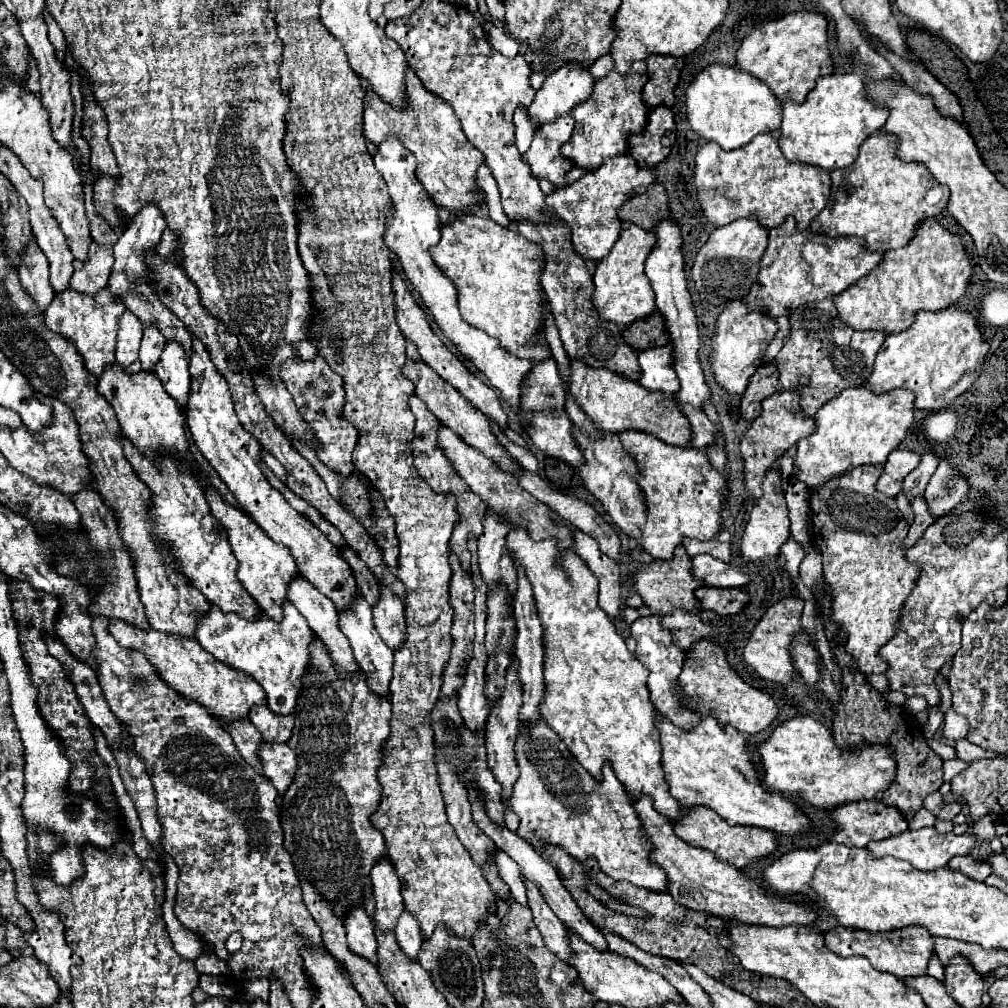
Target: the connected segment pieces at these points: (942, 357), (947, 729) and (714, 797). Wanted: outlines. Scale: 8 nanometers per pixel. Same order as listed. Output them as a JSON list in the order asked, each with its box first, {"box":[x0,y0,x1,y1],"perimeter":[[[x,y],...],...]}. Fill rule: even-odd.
[{"box":[868,307,990,411],"perimeter":[[[958,307],[918,311],[914,327],[898,335],[888,335],[884,343],[868,381],[870,391],[888,393],[904,387],[916,393],[916,409],[938,407],[938,411],[950,405],[978,379],[980,363],[984,363],[990,349],[978,329],[978,321]]]},{"box":[944,709,970,741],"perimeter":[[[948,709],[946,711],[946,721],[944,721],[944,737],[948,741],[960,741],[968,735],[968,729],[970,729],[970,723],[964,715],[958,715],[956,711]]]},{"box":[656,715,810,837],"perimeter":[[[660,715],[656,723],[662,735],[662,767],[670,785],[670,795],[678,799],[682,807],[688,809],[692,805],[704,805],[716,811],[730,825],[752,825],[790,837],[810,833],[810,819],[800,811],[800,807],[796,807],[794,797],[770,791],[766,793],[762,789],[744,733],[732,727],[722,729],[714,715],[702,717],[700,725],[690,731],[674,727]]]}]

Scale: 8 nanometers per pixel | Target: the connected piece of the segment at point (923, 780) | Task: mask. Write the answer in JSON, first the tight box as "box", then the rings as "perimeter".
{"box":[832,645,942,819],"perimeter":[[[832,645],[834,659],[842,671],[840,679],[840,701],[834,705],[834,739],[840,747],[862,747],[866,743],[886,743],[894,747],[894,755],[898,759],[898,773],[894,783],[882,793],[882,801],[886,805],[896,807],[912,819],[918,809],[922,809],[922,803],[926,795],[932,791],[938,791],[942,781],[942,759],[928,747],[924,731],[916,717],[908,711],[904,711],[900,705],[888,703],[880,691],[876,691],[866,675],[852,669],[852,655],[844,651],[844,645]]]}

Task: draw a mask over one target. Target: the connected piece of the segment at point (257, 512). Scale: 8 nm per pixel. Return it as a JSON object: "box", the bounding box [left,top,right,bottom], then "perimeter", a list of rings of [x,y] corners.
{"box":[188,339,358,611],"perimeter":[[[192,339],[192,353],[190,353],[190,399],[188,399],[188,427],[194,435],[194,443],[200,449],[200,453],[208,459],[212,469],[220,475],[220,479],[228,485],[228,489],[234,493],[238,503],[244,507],[244,511],[258,523],[274,543],[282,543],[290,549],[292,557],[298,563],[300,575],[312,583],[322,595],[332,599],[338,611],[350,603],[350,595],[358,591],[358,585],[354,581],[350,565],[342,559],[340,551],[326,539],[326,535],[314,527],[304,515],[294,511],[290,503],[282,497],[280,491],[272,489],[266,481],[264,473],[260,471],[260,443],[250,435],[240,423],[234,413],[232,397],[228,391],[226,379],[218,373],[214,363],[210,361],[210,355],[198,339]]]}

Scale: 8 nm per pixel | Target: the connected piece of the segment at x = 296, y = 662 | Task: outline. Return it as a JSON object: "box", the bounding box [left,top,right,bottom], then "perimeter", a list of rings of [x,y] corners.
{"box":[196,601,314,715],"perimeter":[[[286,601],[284,603],[284,619],[276,623],[268,619],[264,613],[256,621],[246,621],[236,613],[222,613],[218,607],[212,609],[198,619],[196,629],[198,643],[220,663],[250,675],[268,697],[268,707],[276,715],[292,715],[298,695],[302,691],[302,675],[310,665],[310,643],[314,639],[314,631],[306,623],[306,619],[296,611],[296,607]]]}

